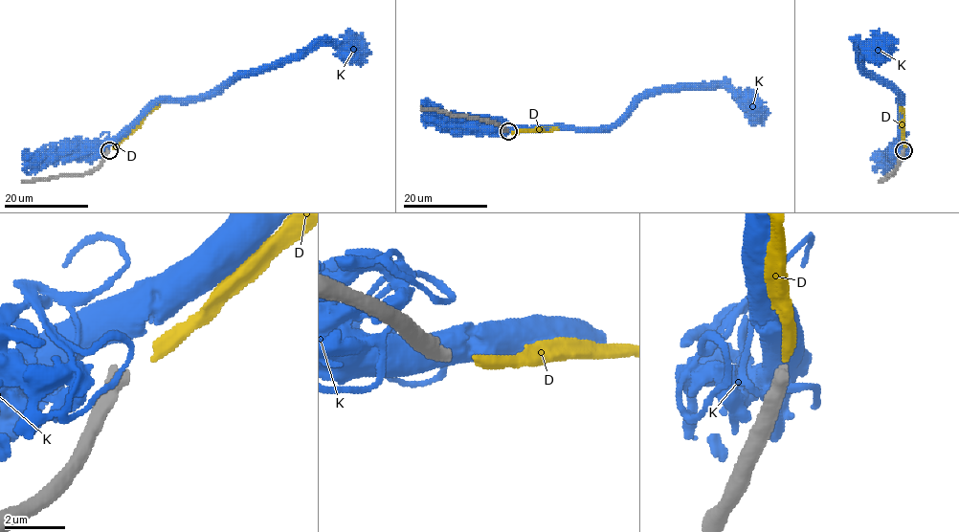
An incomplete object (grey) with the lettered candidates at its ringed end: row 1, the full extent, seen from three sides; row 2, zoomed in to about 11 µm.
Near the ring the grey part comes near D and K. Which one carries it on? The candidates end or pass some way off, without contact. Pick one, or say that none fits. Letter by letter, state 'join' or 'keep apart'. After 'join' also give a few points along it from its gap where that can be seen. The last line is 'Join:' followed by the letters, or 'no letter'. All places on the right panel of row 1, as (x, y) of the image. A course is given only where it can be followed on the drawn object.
D: join; course (903, 149), (902, 102)
K: keep apart
Join: D

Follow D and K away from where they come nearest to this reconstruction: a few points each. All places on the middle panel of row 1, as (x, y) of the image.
D: (511, 131), (559, 129)
K: (507, 130), (610, 127), (643, 97), (658, 92), (719, 86), (733, 89), (763, 124)

